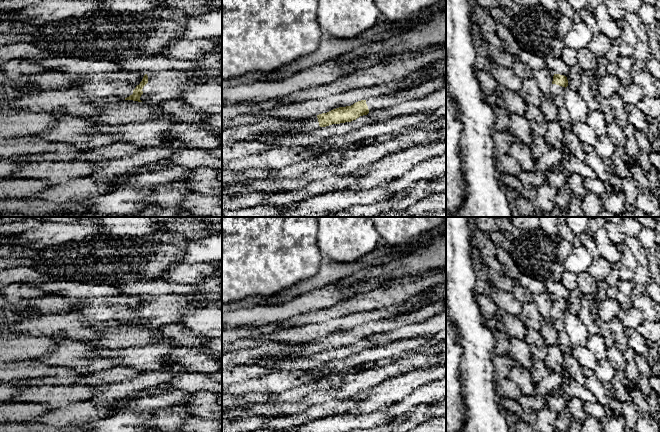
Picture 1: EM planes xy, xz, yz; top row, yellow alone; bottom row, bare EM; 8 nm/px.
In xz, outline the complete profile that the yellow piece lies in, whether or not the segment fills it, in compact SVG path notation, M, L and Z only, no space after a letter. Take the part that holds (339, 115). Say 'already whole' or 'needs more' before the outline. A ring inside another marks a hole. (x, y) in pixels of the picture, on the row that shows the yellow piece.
needs more; M446 75L425 81L419 85L408 86L393 93L368 98L351 106L339 107L327 113L322 113L294 124L290 127L290 134L310 132L314 129L332 124L340 124L356 120L374 110L383 110L400 103L421 99L446 85Z

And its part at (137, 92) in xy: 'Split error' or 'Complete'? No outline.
Split error

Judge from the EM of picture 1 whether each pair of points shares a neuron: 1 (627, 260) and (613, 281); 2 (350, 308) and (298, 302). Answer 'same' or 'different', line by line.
1: same
2: different

